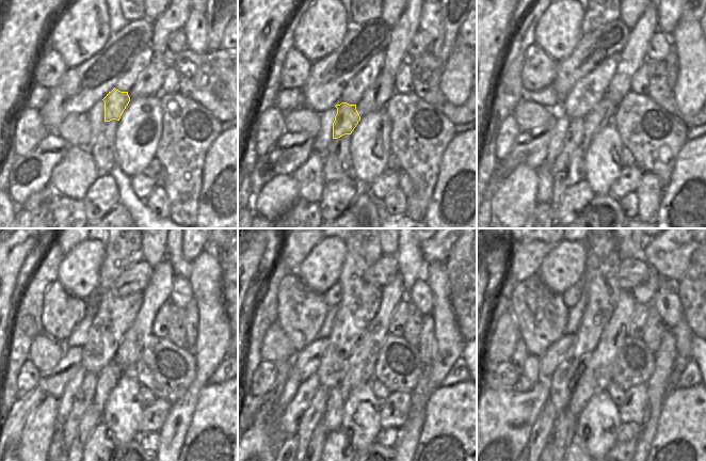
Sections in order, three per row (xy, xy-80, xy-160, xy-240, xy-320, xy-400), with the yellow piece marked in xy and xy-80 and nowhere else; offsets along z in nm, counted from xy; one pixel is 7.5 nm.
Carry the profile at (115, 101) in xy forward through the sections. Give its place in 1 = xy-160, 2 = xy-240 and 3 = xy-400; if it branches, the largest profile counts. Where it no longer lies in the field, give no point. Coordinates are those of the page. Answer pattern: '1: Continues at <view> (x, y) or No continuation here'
1: Continues at xy-160 (575, 133)
2: Continues at xy-240 (84, 398)
3: Continues at xy-400 (542, 430).

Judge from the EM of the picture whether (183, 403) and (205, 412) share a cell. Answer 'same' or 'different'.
different

